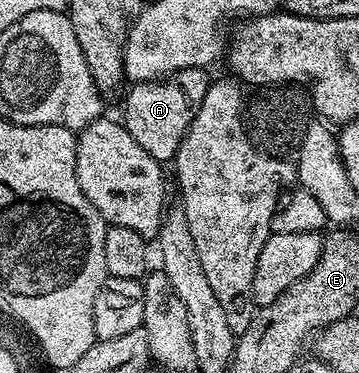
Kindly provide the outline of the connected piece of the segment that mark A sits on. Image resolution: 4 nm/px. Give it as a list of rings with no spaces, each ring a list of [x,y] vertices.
[[[202,66],[185,68],[178,74],[157,82],[136,82],[130,87],[127,99],[123,102],[121,121],[126,126],[129,136],[149,152],[149,156],[160,164],[167,164],[174,159],[181,140],[187,135],[201,100],[210,88],[212,79]]]

